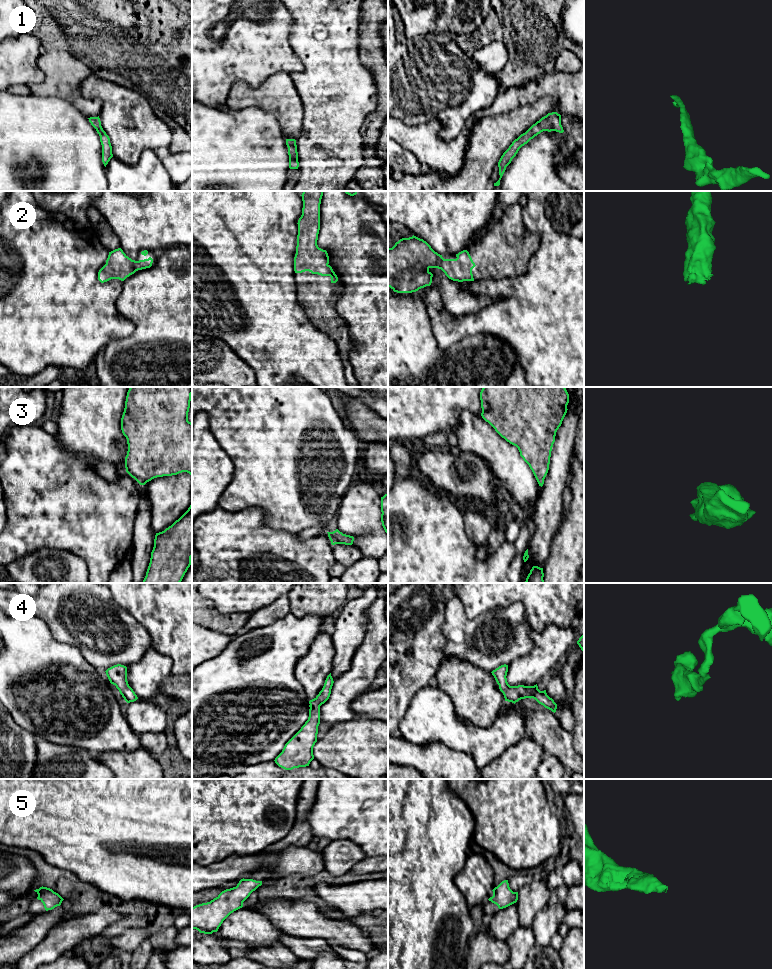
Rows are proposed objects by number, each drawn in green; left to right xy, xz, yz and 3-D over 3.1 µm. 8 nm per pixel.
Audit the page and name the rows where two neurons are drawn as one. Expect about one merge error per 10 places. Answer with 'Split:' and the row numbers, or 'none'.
Split: none

